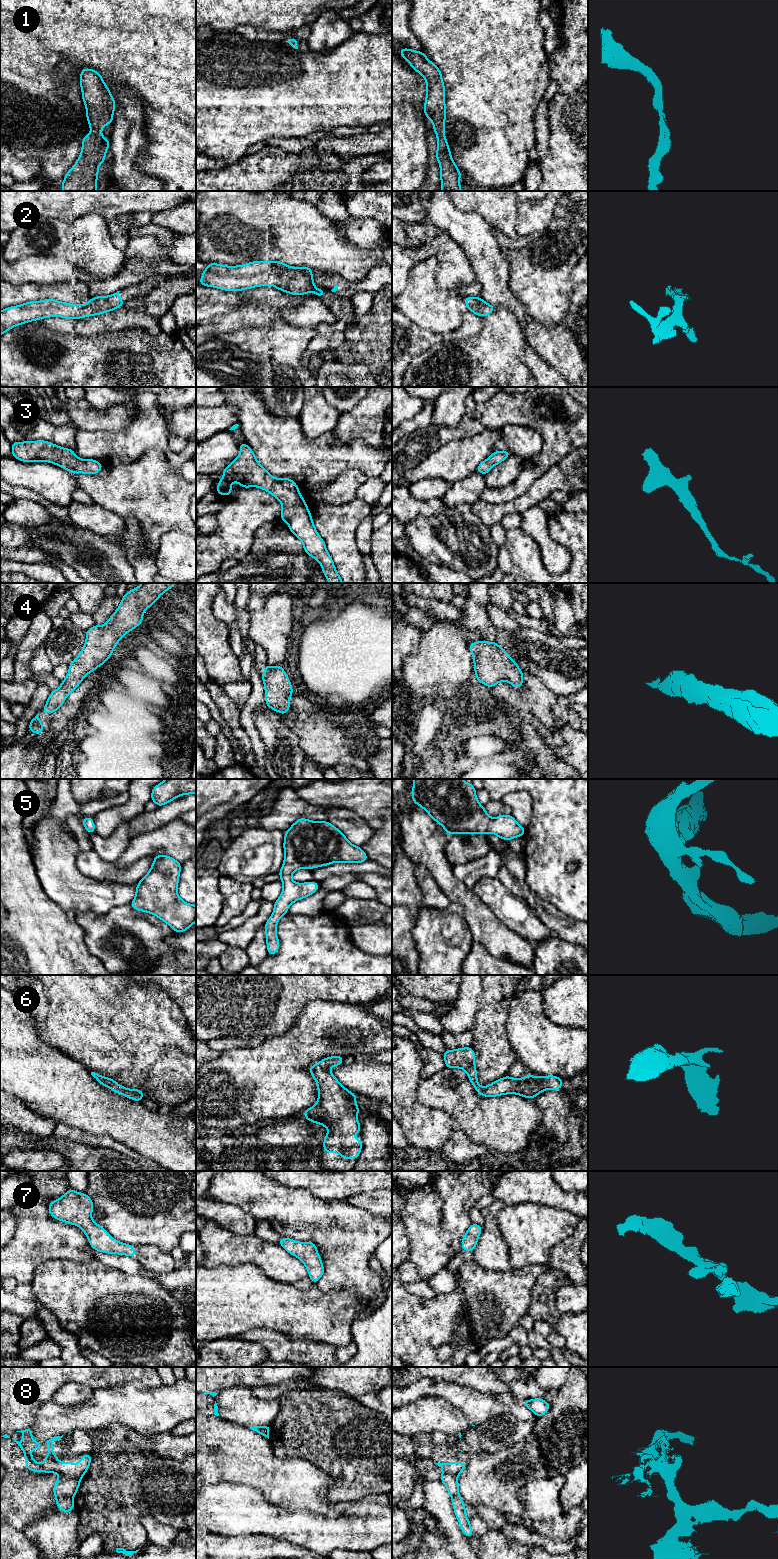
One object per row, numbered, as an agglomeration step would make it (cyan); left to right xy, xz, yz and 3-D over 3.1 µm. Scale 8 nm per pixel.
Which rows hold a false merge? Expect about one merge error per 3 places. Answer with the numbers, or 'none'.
8

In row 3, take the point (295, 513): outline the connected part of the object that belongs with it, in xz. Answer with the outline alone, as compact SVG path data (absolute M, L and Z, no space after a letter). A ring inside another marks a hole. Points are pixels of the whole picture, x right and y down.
M244 442L240 443L240 454L226 468L222 479L216 486L216 492L220 495L230 496L232 482L238 482L242 488L259 487L276 497L282 504L282 511L279 519L284 520L290 531L301 540L304 551L308 556L315 558L321 565L324 576L329 583L344 583L340 578L333 559L329 555L324 540L319 536L311 516L311 513L305 503L305 499L300 495L297 484L290 478L275 478L258 462L253 450Z

